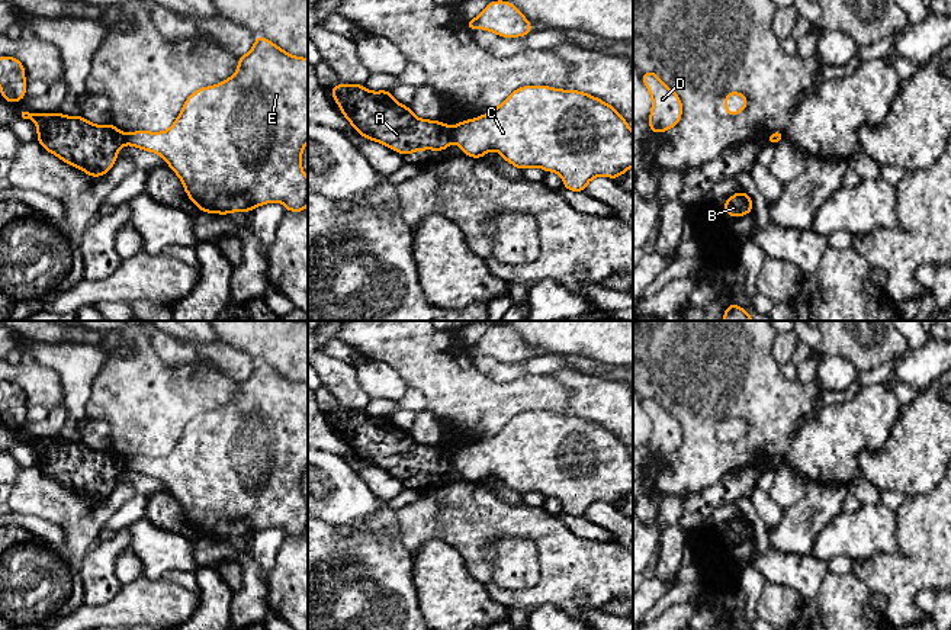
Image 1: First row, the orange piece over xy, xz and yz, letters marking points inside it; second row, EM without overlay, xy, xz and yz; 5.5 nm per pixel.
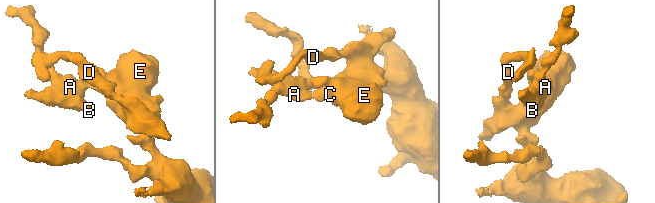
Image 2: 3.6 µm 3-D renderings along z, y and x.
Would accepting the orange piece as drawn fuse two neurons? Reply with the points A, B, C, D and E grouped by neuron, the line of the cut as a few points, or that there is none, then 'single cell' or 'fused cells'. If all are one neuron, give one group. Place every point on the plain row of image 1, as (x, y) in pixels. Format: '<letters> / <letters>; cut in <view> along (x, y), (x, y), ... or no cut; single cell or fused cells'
A B / C D E; cut in xz along (450, 456), (452, 466); fused cells

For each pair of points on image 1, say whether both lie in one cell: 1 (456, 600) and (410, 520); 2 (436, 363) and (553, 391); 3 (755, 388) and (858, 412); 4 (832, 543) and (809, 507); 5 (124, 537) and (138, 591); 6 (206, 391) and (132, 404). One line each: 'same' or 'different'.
1: different
2: same
3: different
4: different
5: different
6: same

